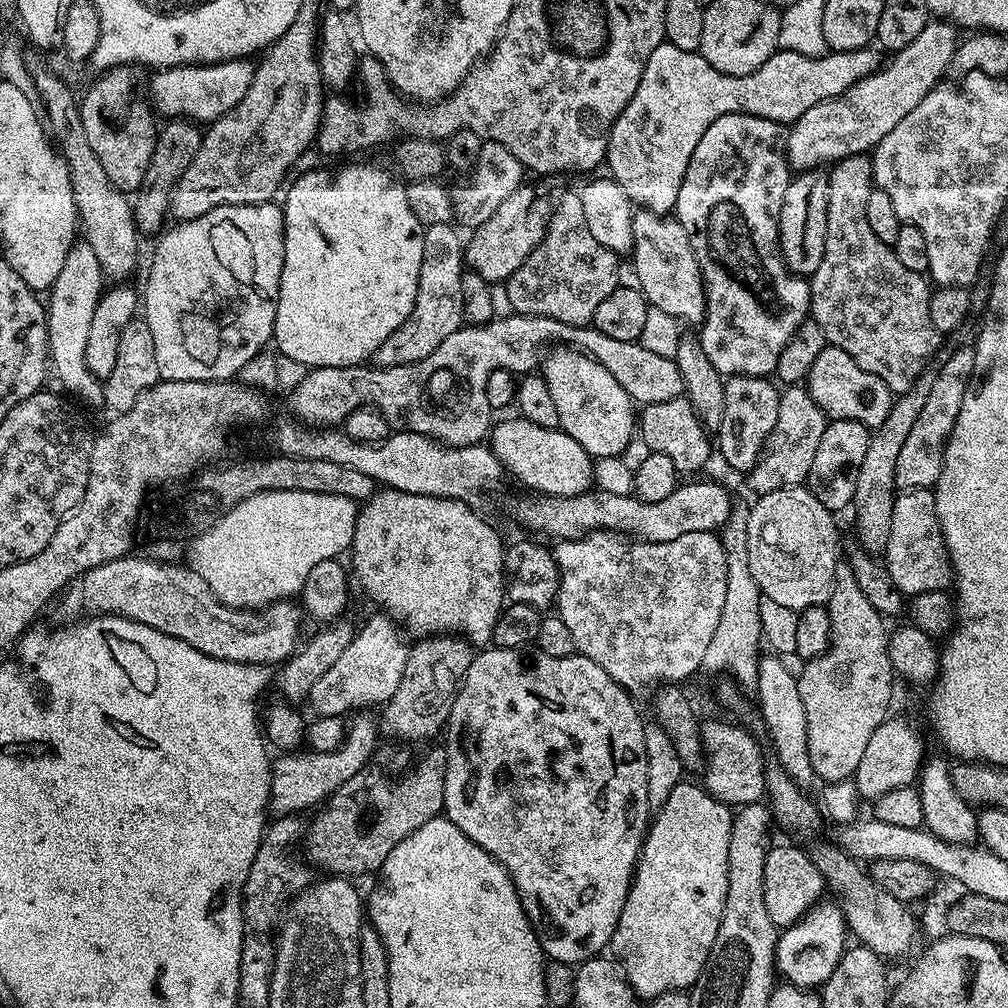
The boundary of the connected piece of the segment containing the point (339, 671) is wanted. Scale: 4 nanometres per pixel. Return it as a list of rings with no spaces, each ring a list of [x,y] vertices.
[[[376,614],[364,625],[355,629],[353,638],[338,654],[338,659],[314,686],[306,697],[312,703],[313,713],[317,717],[347,717],[357,710],[372,710],[372,707],[387,704],[394,690],[398,690],[398,682],[402,682],[402,674],[406,671],[406,658],[409,645],[404,644],[406,636],[395,620],[387,614]]]

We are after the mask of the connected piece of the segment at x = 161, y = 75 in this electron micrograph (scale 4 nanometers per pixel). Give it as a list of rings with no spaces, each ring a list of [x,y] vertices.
[[[251,59],[224,60],[220,64],[177,64],[174,68],[160,68],[146,84],[146,96],[151,107],[164,118],[187,118],[193,122],[211,122],[222,118],[250,90],[256,69]]]

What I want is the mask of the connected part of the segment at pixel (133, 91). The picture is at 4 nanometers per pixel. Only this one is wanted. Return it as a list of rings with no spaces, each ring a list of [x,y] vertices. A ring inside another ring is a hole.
[[[117,64],[115,68],[101,71],[97,75],[100,77],[78,100],[82,130],[86,130],[91,149],[98,162],[102,162],[102,170],[106,170],[110,182],[126,194],[135,193],[140,187],[150,165],[158,133],[157,117],[141,89],[140,92],[136,89],[140,84],[140,76],[136,72],[139,71],[130,64]]]

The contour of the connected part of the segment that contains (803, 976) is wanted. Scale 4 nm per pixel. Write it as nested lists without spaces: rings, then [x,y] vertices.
[[[817,903],[805,916],[794,924],[789,924],[779,933],[776,942],[774,968],[777,973],[785,976],[789,985],[819,989],[834,974],[834,966],[838,966],[840,955],[846,947],[846,925],[844,913],[840,911],[839,903]]]

